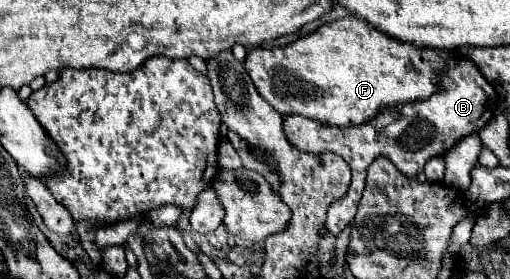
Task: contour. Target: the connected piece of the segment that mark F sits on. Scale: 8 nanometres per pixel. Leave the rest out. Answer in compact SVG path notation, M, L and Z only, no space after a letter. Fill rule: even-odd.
M356 16L334 20L322 24L316 32L288 44L282 48L250 48L244 60L244 68L252 78L258 94L270 102L270 106L286 116L300 114L314 118L328 126L350 126L370 120L382 104L400 104L420 98L428 98L438 90L438 76L448 60L446 50L428 50L428 48L410 48L410 44L398 44L380 32L374 32L370 24L362 24Z

